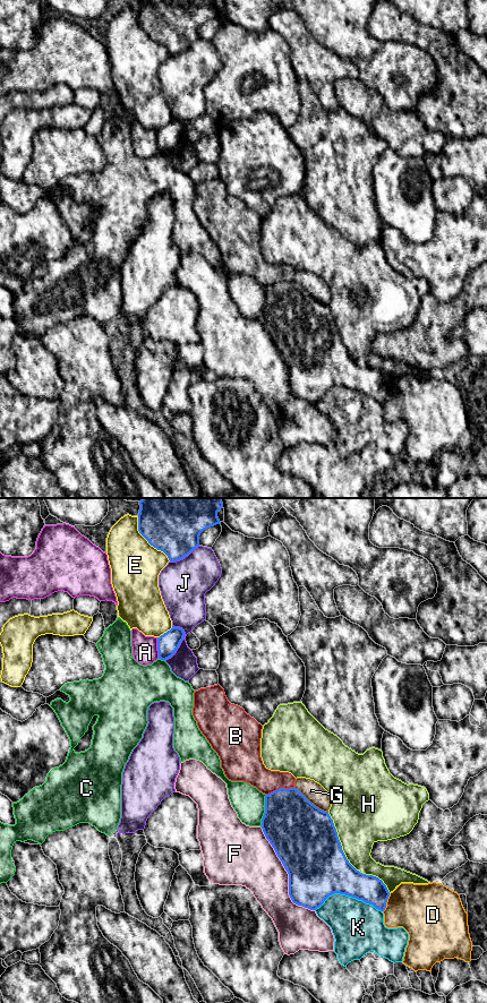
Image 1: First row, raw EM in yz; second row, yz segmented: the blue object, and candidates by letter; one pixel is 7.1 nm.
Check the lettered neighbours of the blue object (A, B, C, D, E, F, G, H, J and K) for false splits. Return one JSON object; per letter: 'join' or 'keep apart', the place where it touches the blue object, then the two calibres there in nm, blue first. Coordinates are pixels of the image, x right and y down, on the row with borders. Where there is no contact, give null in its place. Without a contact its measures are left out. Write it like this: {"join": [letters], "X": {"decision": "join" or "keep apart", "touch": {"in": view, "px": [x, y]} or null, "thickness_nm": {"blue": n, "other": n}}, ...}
{"join": [], "A": {"decision": "keep apart", "touch": {"in": "yz", "px": [157, 648]}, "thickness_nm": {"blue": 150, "other": 180}}, "B": {"decision": "keep apart", "touch": {"in": "yz", "px": [280, 788]}, "thickness_nm": {"blue": 380, "other": 190}}, "C": {"decision": "keep apart", "touch": {"in": "yz", "px": [265, 811]}, "thickness_nm": {"blue": 420, "other": 220}}, "D": {"decision": "keep apart", "touch": {"in": "yz", "px": [386, 901]}, "thickness_nm": {"blue": 200, "other": 360}}, "E": {"decision": "keep apart", "touch": {"in": "yz", "px": [147, 540]}, "thickness_nm": {"blue": 480, "other": 360}}, "F": {"decision": "keep apart", "touch": {"in": "yz", "px": [290, 897]}, "thickness_nm": {"blue": 380, "other": 300}}, "G": {"decision": "keep apart", "touch": {"in": "yz", "px": [309, 802]}, "thickness_nm": {"blue": 460, "other": 140}}, "H": {"decision": "keep apart", "touch": {"in": "yz", "px": [347, 859]}, "thickness_nm": {"blue": 420, "other": 320}}, "J": {"decision": "keep apart", "touch": {"in": "yz", "px": [179, 644]}, "thickness_nm": {"blue": 150, "other": 240}}, "K": {"decision": "keep apart", "touch": {"in": "yz", "px": [349, 896]}, "thickness_nm": {"blue": 360, "other": 360}}}

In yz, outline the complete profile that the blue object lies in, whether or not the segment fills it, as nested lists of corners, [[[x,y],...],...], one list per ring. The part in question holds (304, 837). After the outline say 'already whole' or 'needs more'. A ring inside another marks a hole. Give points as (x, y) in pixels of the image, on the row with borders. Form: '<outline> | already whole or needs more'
[[[280,788],[265,796],[262,829],[289,874],[289,895],[293,903],[316,910],[330,895],[340,893],[362,900],[381,911],[385,910],[390,897],[386,885],[376,876],[360,873],[349,863],[328,812],[316,807],[298,789]]] | already whole

